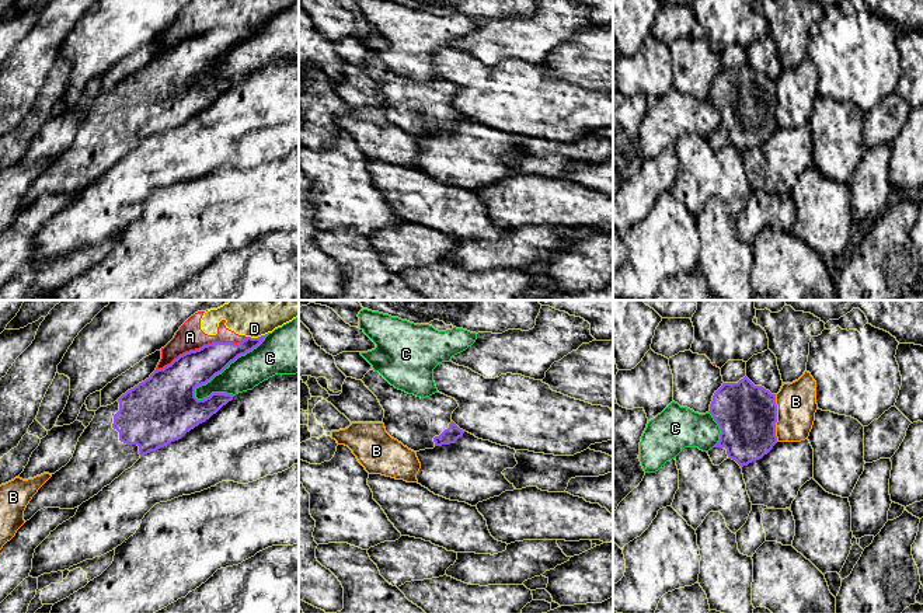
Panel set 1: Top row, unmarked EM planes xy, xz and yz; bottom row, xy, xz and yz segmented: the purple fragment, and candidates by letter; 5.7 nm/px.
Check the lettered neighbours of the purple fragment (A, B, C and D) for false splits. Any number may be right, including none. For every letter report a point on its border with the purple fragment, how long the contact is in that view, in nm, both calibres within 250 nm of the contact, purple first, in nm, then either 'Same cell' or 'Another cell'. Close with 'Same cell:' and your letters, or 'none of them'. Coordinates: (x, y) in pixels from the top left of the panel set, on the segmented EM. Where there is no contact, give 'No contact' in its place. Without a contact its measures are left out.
A: Touches purple at xy (202, 347). Shared border 550 nm. Thickness 220 nm (purple) against 160 nm. Another cell
B: Touches purple at yz (776, 418). Shared border 280 nm. Thickness 340 nm (purple) against 220 nm. Another cell
C: Touches purple at xy (229, 364). Shared border 550 nm. Thickness 200 nm (purple) against 200 nm. Another cell
D: Touches purple at xy (258, 337). Shared border 130 nm. Thickness 160 nm (purple) against 360 nm. Another cell
Same cell: none of them

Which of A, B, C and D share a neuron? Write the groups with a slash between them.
A D / B / C

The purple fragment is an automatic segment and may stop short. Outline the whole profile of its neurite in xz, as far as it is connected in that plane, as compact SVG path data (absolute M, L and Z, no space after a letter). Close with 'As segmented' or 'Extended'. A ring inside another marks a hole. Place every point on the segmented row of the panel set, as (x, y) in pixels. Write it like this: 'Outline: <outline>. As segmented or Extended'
Outline: M379 372L362 379L384 410L386 432L414 452L454 443L466 431L453 421L457 401L442 393L421 398L391 386Z. Extended

